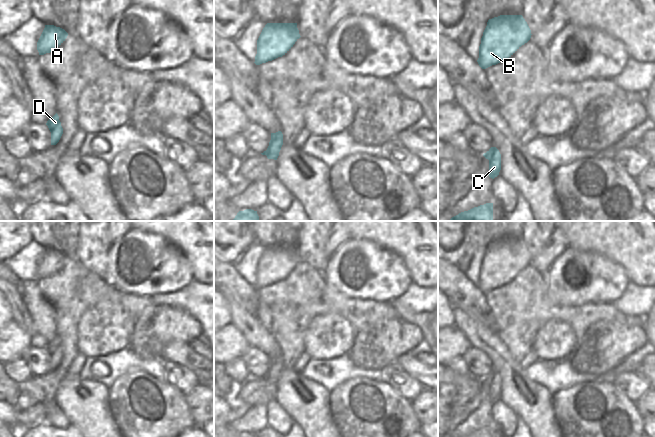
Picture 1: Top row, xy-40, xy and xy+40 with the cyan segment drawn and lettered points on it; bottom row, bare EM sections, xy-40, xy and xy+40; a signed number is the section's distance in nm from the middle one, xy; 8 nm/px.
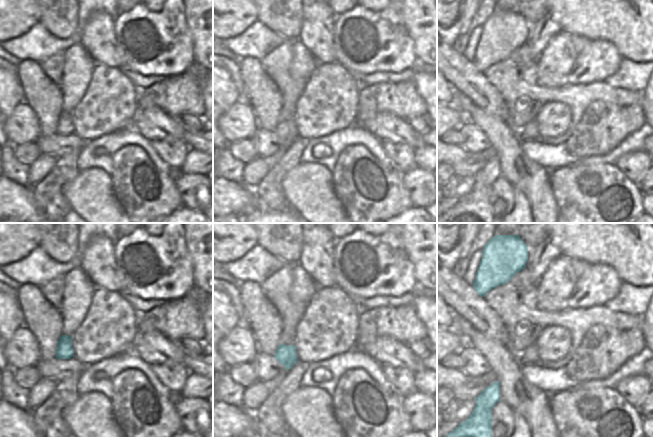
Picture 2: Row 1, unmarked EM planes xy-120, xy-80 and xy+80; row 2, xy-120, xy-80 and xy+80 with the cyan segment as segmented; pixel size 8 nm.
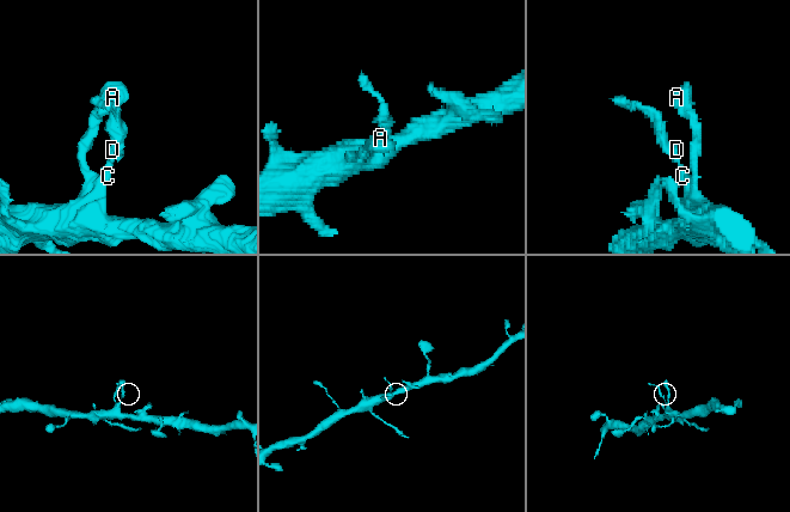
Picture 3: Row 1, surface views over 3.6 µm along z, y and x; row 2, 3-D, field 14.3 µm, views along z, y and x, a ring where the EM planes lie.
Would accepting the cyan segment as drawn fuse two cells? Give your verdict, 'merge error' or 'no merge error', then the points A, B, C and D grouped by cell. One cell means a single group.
no merge error | A B C D

